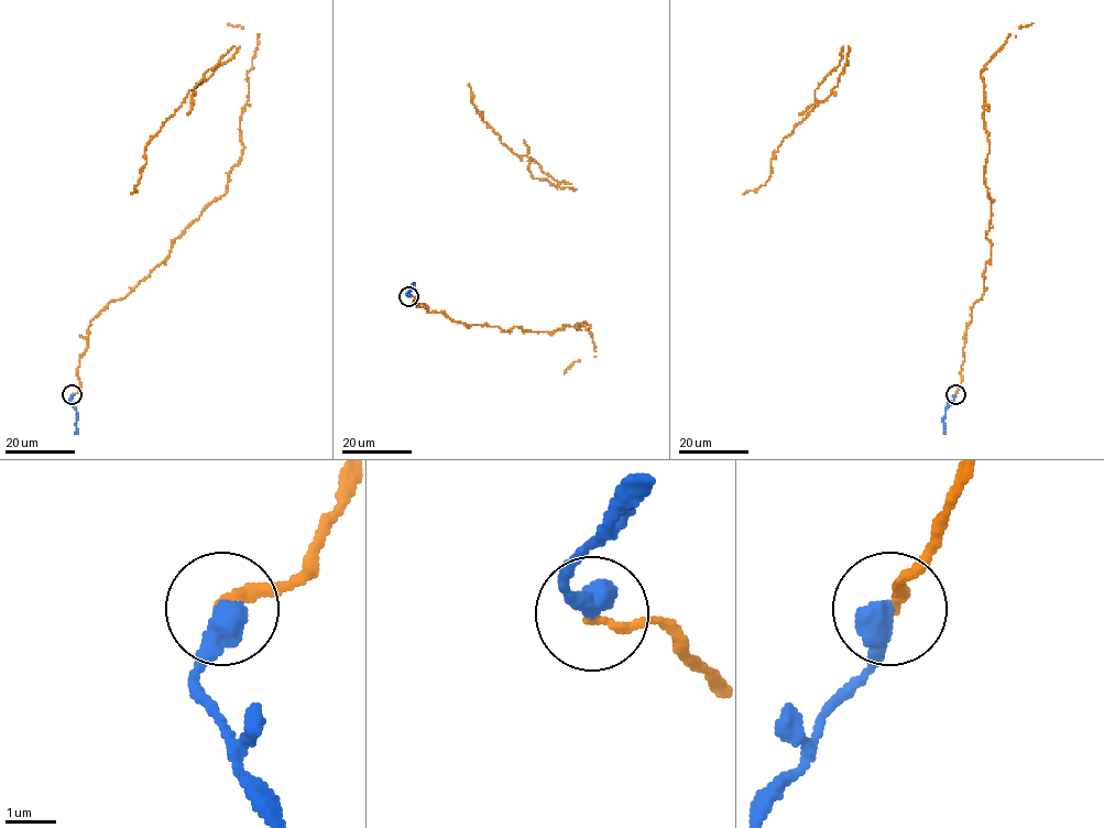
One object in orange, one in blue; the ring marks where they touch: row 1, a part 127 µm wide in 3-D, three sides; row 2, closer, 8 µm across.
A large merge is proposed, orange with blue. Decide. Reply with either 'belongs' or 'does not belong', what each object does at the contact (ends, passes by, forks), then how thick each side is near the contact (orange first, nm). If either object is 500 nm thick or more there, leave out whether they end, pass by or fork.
belongs; 200 nm thick on the orange side, 550 nm on the other

